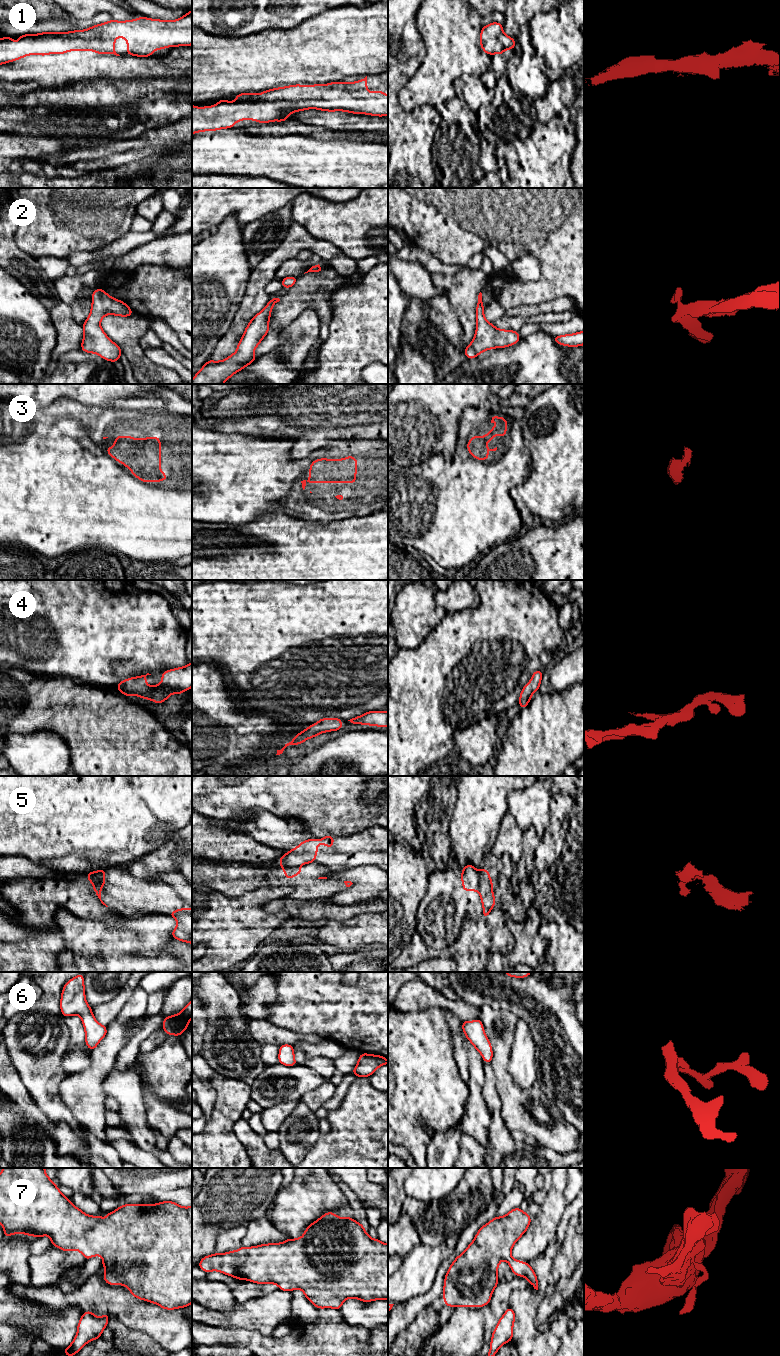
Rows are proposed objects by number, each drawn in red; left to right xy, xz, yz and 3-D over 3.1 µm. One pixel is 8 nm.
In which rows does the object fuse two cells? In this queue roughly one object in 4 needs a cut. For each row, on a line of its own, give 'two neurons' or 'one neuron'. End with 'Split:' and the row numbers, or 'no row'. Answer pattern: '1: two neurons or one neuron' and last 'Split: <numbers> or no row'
1: one neuron
2: one neuron
3: one neuron
4: one neuron
5: two neurons
6: one neuron
7: one neuron
Split: 5

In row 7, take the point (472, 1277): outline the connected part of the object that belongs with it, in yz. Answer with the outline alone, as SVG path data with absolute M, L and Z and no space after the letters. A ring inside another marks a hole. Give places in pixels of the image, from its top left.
M517 1207L502 1217L495 1216L482 1226L467 1249L452 1262L445 1275L442 1292L444 1304L453 1308L457 1306L482 1308L488 1305L499 1283L497 1269L502 1259L508 1262L515 1276L526 1277L534 1289L538 1290L538 1279L532 1267L526 1262L511 1257L514 1244L526 1232L530 1223L531 1217L527 1212Z

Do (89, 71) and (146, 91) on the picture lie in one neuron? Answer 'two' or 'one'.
two

